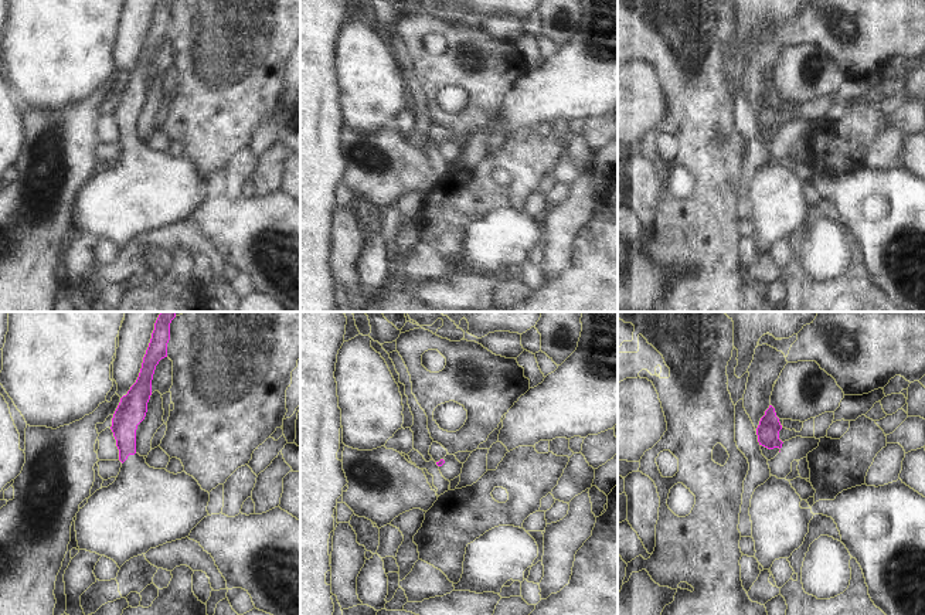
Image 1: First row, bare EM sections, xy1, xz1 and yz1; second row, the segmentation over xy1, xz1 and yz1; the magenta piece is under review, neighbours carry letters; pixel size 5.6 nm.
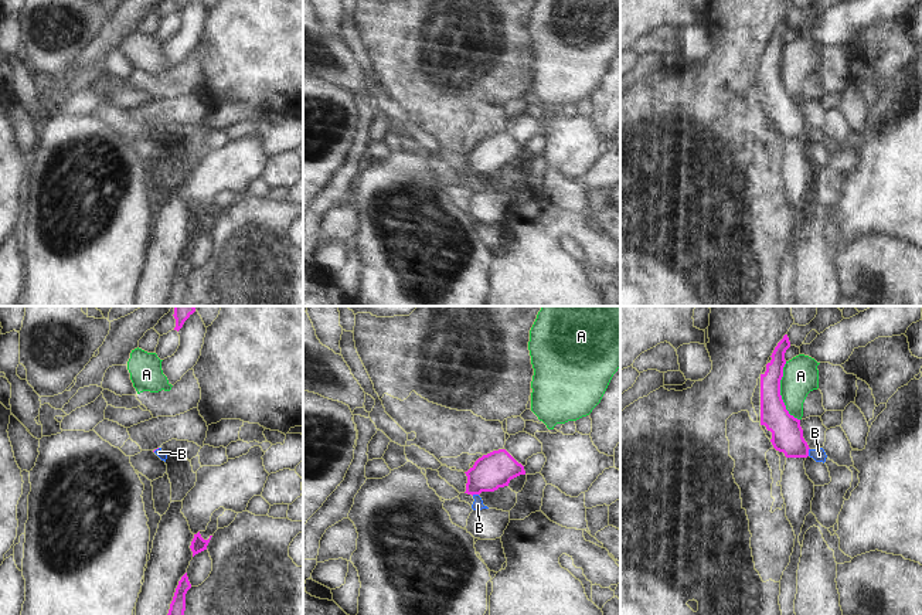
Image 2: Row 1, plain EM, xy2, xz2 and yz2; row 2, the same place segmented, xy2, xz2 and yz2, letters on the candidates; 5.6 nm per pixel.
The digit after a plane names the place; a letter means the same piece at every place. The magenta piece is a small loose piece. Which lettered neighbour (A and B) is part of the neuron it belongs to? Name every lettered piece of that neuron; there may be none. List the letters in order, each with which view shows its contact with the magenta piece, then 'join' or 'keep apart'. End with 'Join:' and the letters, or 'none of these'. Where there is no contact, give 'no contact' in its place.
A: yz2 | keep apart
B: yz2 | keep apart
Join: none of these

